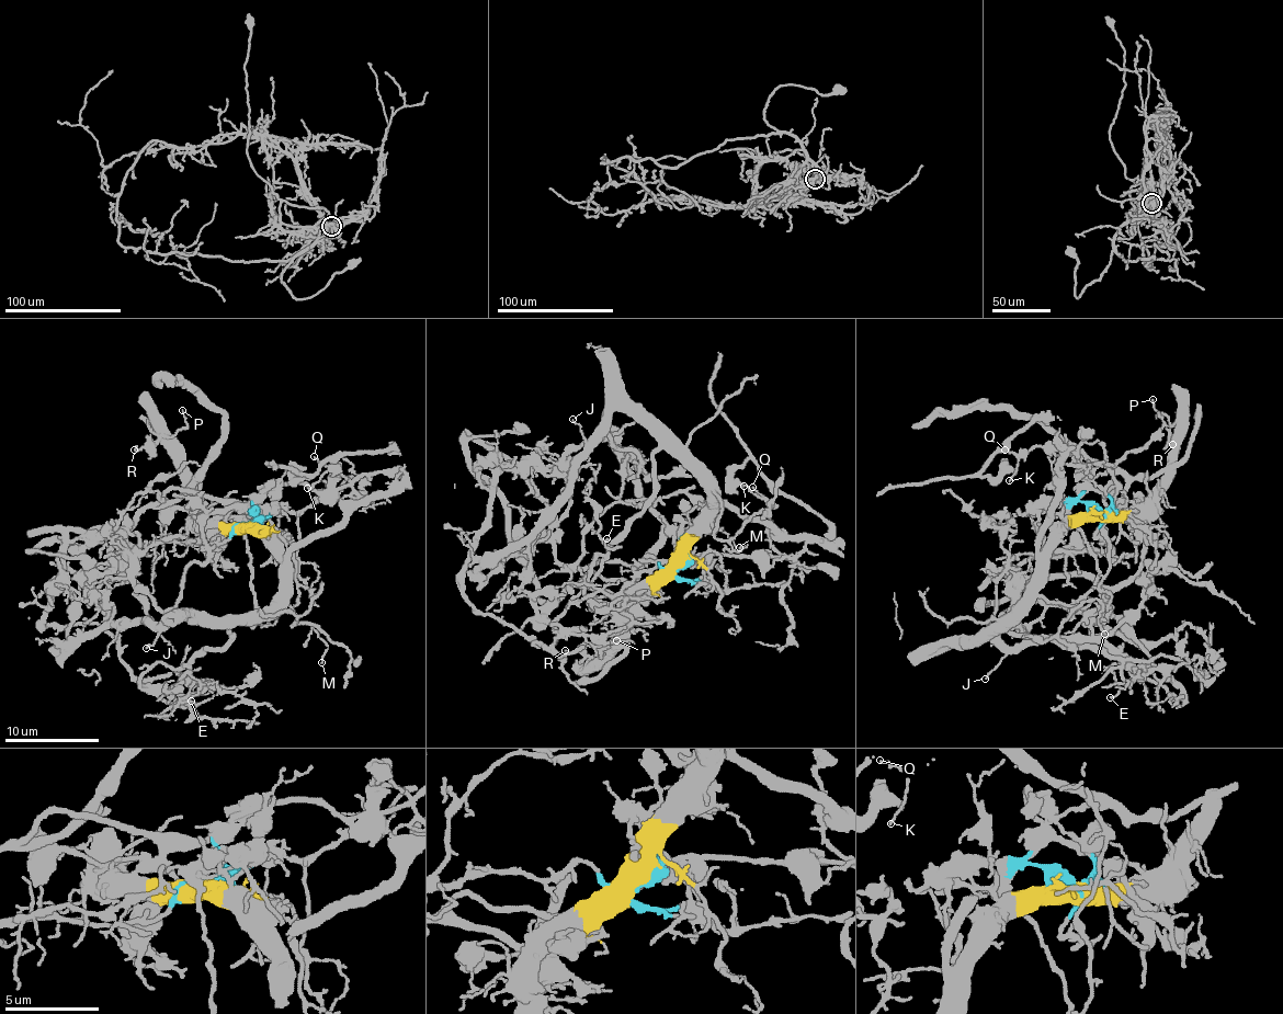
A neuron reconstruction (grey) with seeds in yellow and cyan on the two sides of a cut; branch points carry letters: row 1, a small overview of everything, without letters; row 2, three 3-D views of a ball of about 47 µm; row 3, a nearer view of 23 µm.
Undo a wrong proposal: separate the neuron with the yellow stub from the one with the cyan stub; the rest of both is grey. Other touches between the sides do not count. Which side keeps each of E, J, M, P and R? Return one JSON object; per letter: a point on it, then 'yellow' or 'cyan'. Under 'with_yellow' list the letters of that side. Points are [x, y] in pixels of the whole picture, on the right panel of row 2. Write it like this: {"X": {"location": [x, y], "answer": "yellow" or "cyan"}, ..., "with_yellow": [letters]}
{"E": {"location": [1110, 697], "answer": "yellow"}, "J": {"location": [985, 679], "answer": "yellow"}, "M": {"location": [1104, 634], "answer": "yellow"}, "P": {"location": [1153, 399], "answer": "yellow"}, "R": {"location": [1172, 444], "answer": "yellow"}, "with_yellow": ["E", "J", "M", "P", "R"]}

